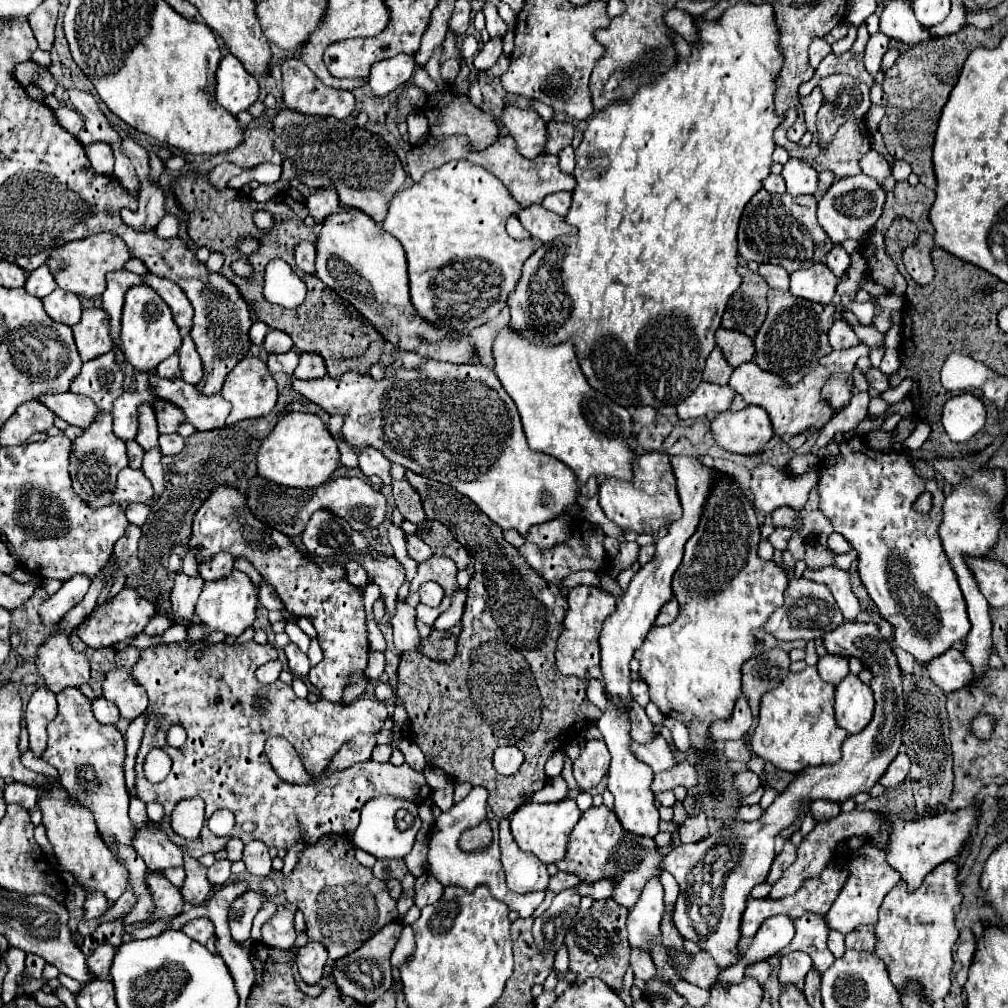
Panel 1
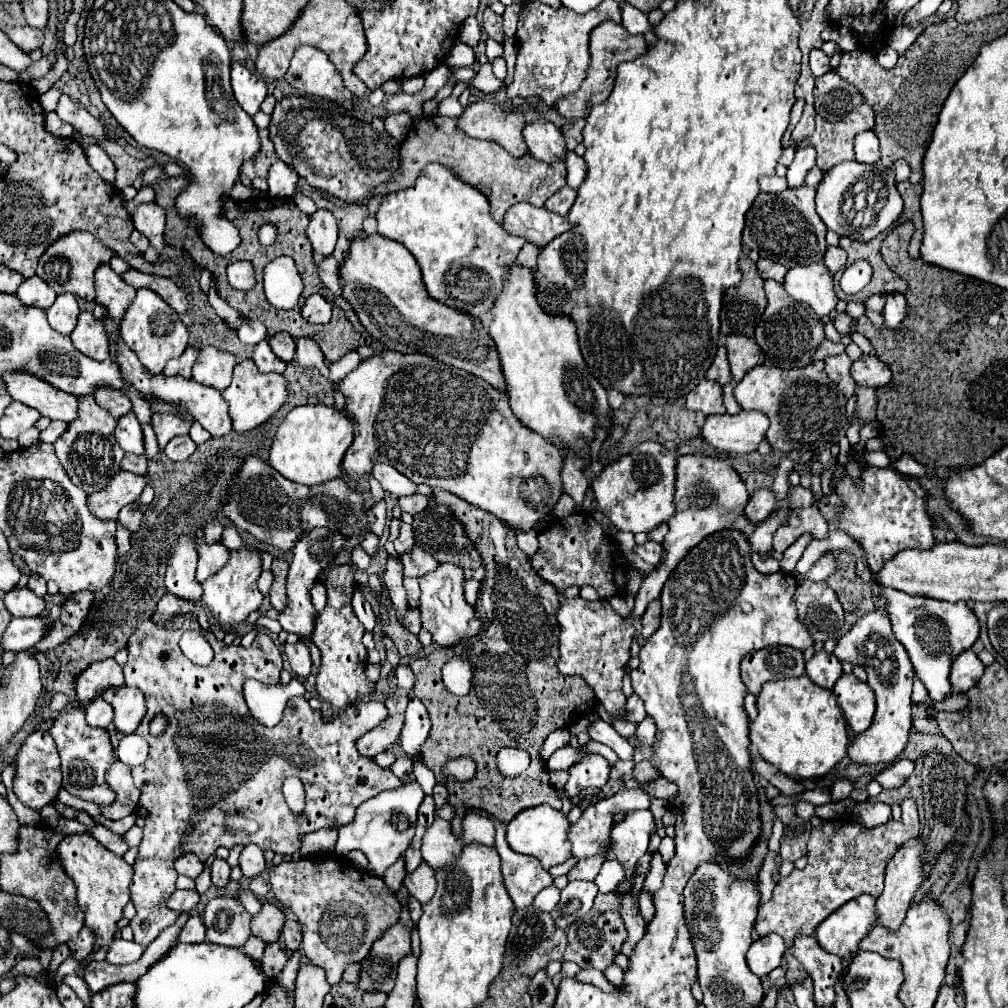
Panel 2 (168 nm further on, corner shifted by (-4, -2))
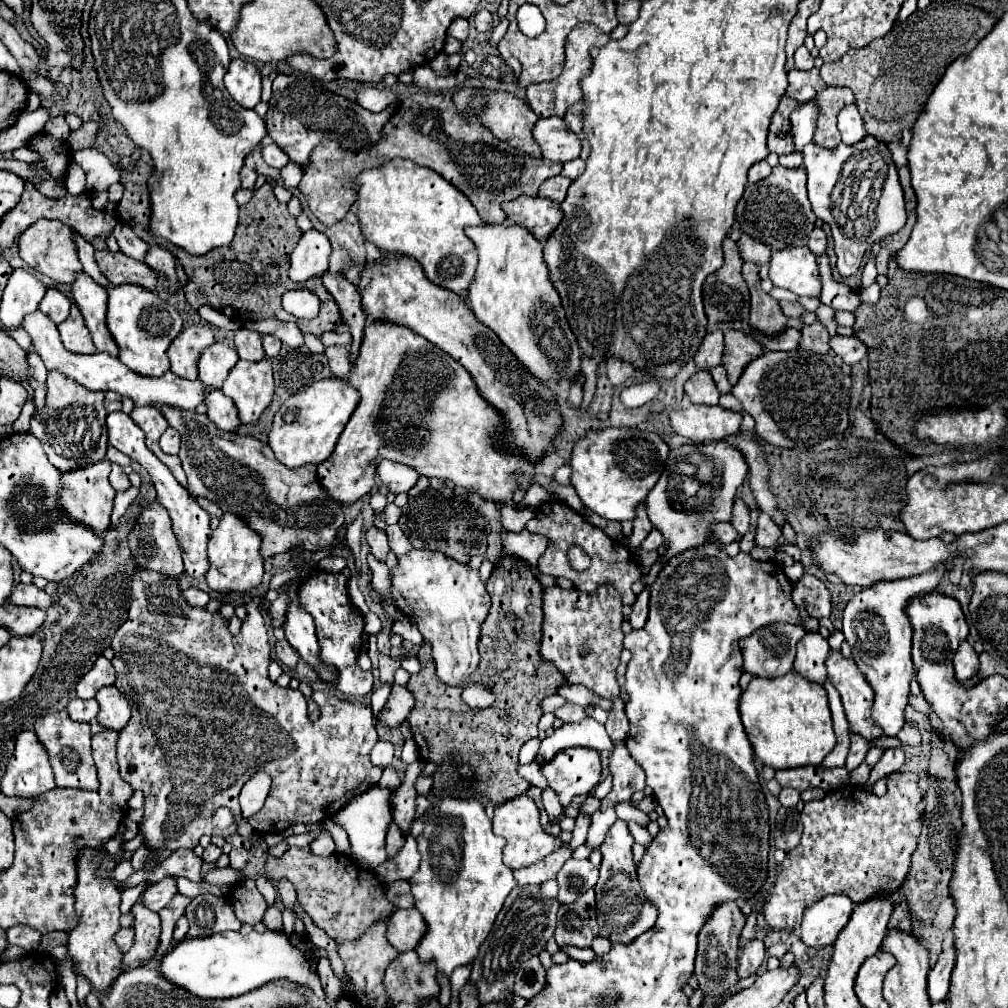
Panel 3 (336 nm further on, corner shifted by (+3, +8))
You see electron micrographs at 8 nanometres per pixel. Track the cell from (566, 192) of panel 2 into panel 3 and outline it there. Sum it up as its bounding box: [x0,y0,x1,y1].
[539,175,571,201]

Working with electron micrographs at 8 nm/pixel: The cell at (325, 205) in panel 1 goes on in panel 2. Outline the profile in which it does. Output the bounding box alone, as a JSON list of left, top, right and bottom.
[306,209,336,255]

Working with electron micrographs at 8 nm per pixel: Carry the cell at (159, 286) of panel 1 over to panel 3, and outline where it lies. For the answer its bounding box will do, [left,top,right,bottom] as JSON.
[95,251,157,289]

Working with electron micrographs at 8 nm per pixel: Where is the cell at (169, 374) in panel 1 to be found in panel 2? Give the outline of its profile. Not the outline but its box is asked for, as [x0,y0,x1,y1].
[164,347,198,377]

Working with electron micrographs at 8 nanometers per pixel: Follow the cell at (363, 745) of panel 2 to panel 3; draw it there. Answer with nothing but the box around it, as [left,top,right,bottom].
[377,683,415,729]

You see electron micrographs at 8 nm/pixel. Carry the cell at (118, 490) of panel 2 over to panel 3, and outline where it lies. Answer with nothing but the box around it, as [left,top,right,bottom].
[57,459,115,535]

